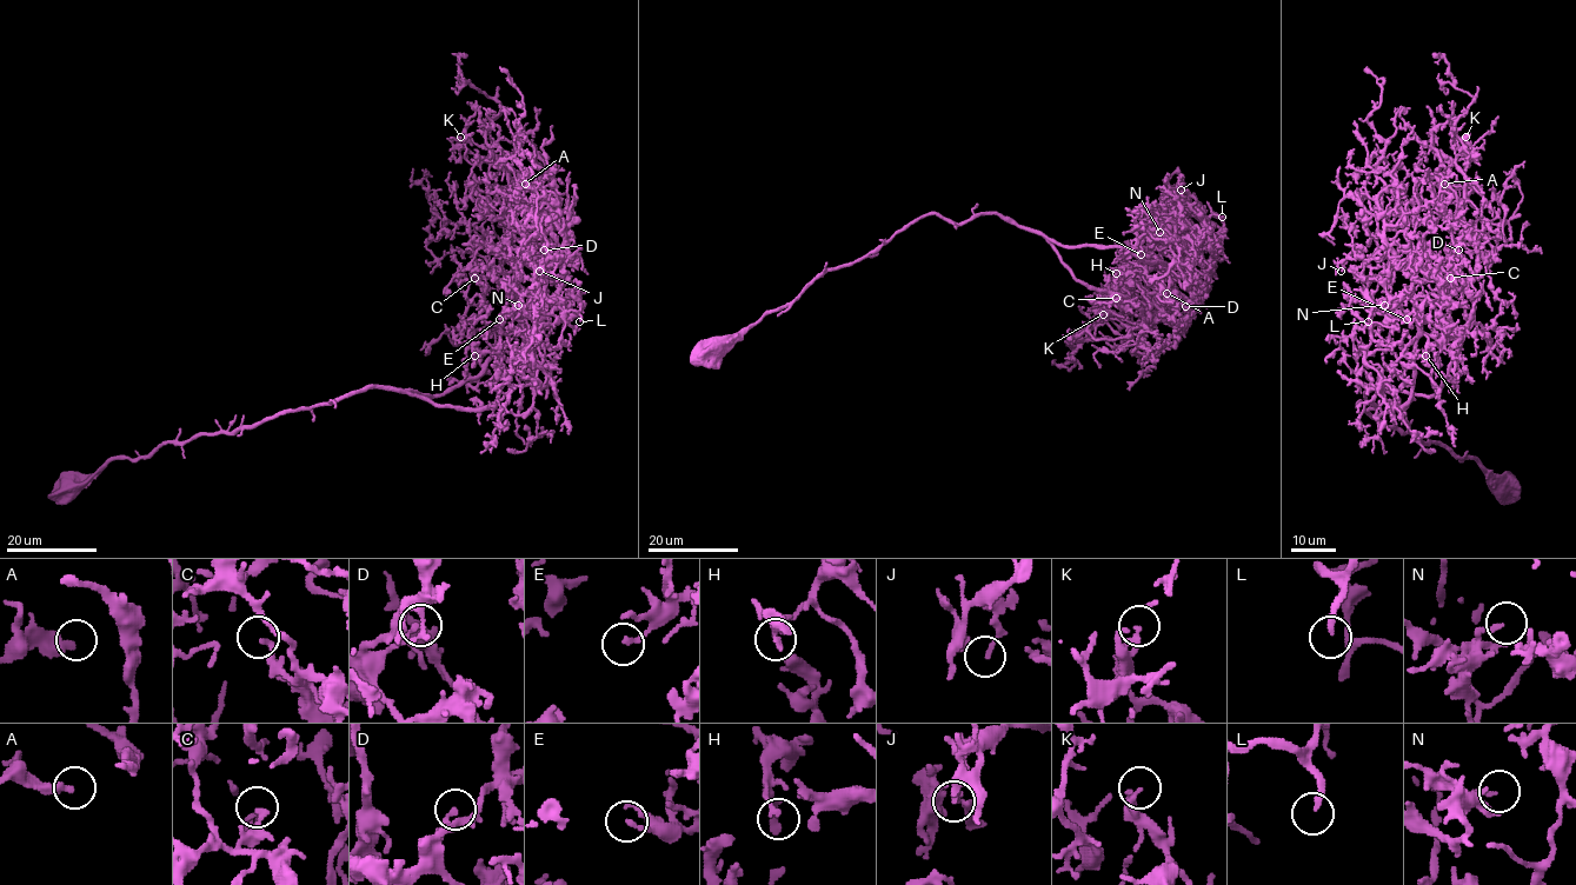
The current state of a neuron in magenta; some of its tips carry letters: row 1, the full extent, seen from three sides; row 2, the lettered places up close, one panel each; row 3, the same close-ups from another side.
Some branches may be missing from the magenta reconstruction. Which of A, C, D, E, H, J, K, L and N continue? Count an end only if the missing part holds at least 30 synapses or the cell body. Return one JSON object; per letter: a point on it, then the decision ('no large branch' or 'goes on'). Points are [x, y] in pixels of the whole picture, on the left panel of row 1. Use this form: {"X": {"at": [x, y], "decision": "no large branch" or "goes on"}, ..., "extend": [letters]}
{"A": {"at": [525, 184], "decision": "no large branch"}, "C": {"at": [474, 278], "decision": "no large branch"}, "D": {"at": [544, 250], "decision": "no large branch"}, "E": {"at": [499, 319], "decision": "no large branch"}, "H": {"at": [474, 356], "decision": "no large branch"}, "J": {"at": [539, 271], "decision": "no large branch"}, "K": {"at": [460, 137], "decision": "no large branch"}, "L": {"at": [579, 321], "decision": "goes on"}, "N": {"at": [518, 305], "decision": "no large branch"}, "extend": ["L"]}

